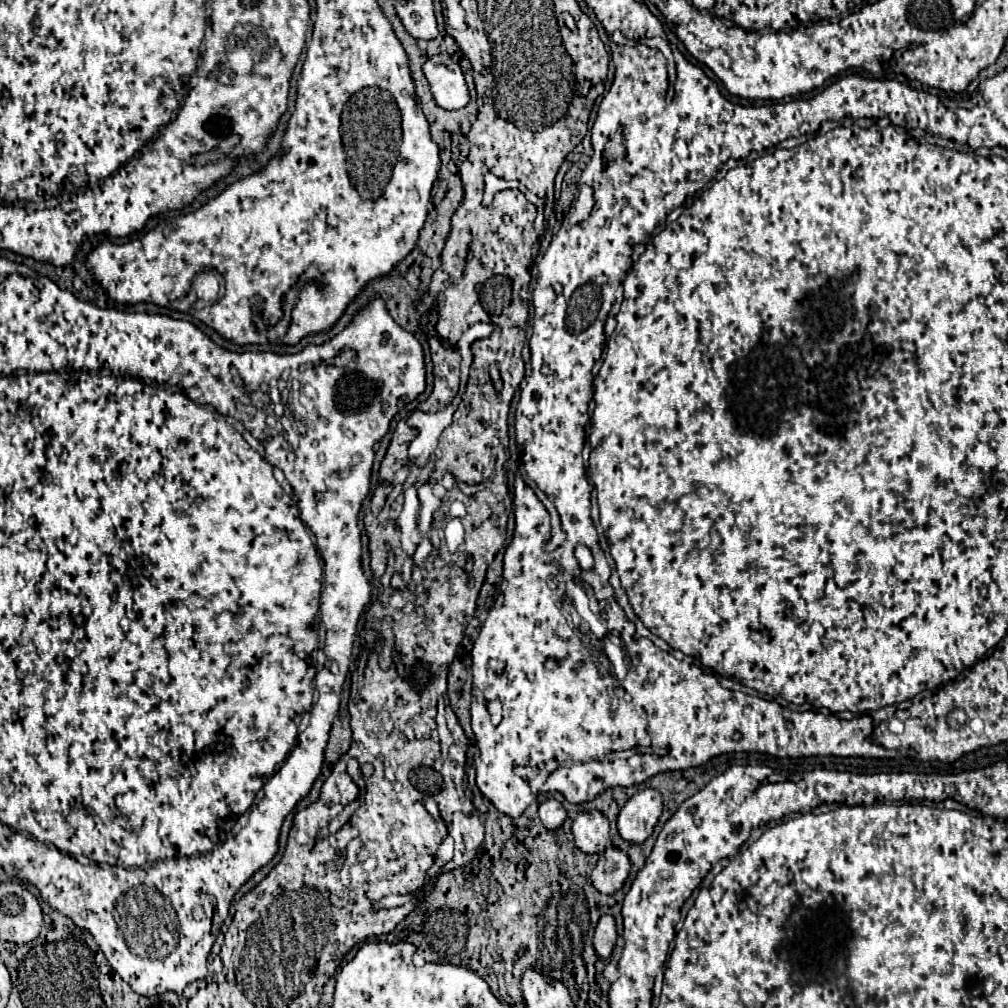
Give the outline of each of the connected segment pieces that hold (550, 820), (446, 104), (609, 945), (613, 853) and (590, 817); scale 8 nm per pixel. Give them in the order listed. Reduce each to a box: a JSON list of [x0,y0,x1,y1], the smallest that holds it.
[[540,798,566,830],[422,54,468,110],[594,916,616,960],[592,846,630,894],[572,812,608,854]]

